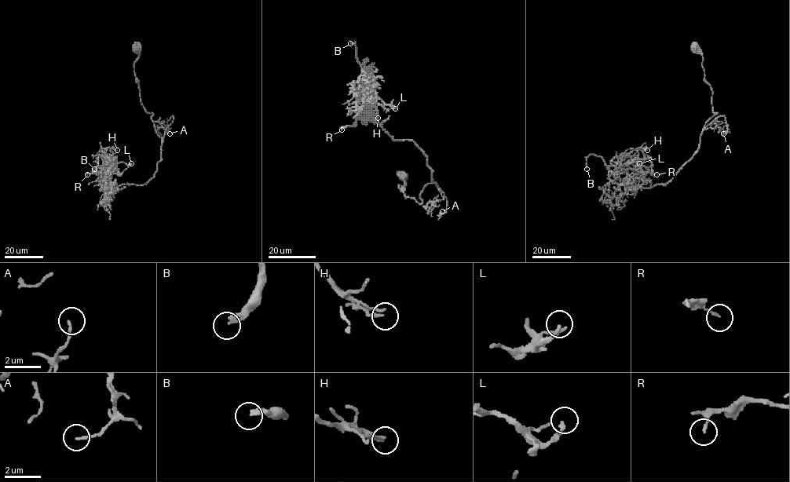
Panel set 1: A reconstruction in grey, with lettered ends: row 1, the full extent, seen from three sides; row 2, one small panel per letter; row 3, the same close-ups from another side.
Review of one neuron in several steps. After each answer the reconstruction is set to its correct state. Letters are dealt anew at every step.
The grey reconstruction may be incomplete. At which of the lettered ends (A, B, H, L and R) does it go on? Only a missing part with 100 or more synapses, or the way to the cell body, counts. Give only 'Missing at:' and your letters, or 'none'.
Missing at: B

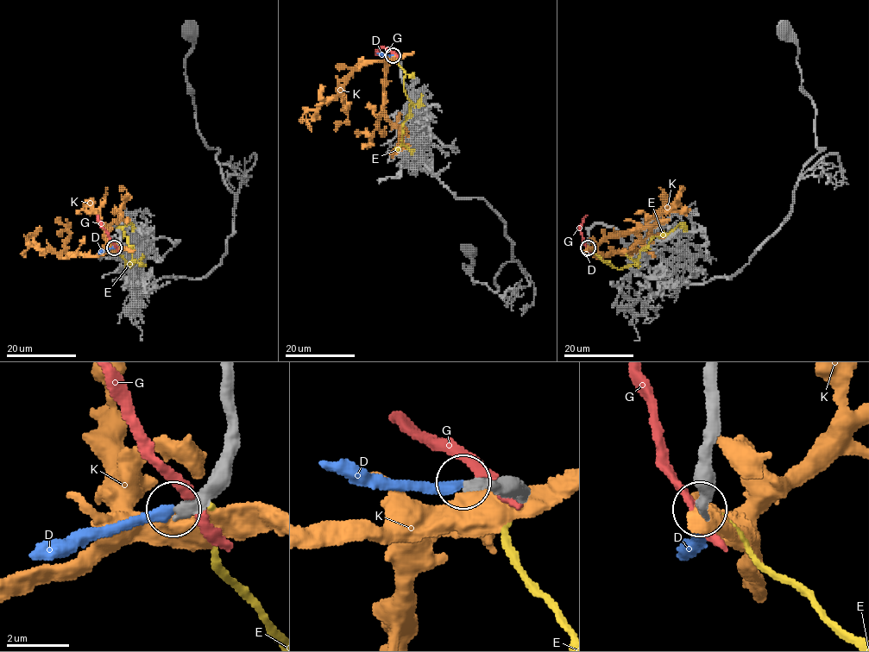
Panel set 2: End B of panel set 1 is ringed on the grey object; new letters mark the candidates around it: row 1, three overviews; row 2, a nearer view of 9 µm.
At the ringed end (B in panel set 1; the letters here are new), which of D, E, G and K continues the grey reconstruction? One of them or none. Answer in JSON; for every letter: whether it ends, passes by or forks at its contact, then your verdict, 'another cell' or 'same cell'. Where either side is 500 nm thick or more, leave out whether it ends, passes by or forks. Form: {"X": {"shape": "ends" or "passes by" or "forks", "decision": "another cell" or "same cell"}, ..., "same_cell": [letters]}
{"D": {"shape": "ends", "decision": "same cell"}, "E": {"decision": "another cell"}, "G": {"shape": "passes by", "decision": "another cell"}, "K": {"decision": "another cell"}, "same_cell": ["D"]}

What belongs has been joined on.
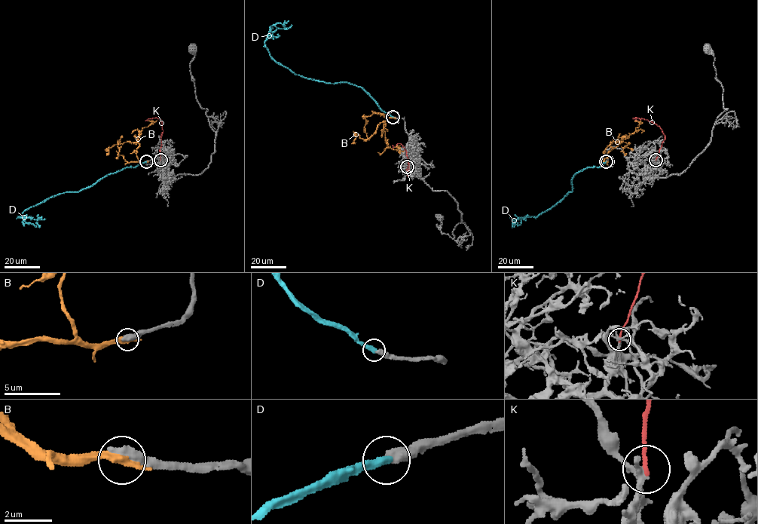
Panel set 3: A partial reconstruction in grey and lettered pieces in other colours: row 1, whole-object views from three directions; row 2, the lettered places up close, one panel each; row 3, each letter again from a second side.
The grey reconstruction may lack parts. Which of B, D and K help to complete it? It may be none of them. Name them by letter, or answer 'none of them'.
D

